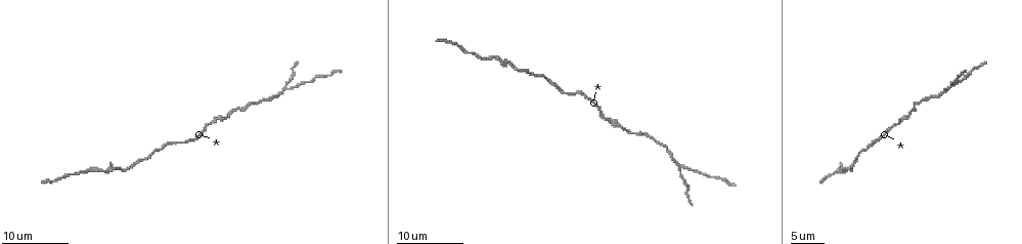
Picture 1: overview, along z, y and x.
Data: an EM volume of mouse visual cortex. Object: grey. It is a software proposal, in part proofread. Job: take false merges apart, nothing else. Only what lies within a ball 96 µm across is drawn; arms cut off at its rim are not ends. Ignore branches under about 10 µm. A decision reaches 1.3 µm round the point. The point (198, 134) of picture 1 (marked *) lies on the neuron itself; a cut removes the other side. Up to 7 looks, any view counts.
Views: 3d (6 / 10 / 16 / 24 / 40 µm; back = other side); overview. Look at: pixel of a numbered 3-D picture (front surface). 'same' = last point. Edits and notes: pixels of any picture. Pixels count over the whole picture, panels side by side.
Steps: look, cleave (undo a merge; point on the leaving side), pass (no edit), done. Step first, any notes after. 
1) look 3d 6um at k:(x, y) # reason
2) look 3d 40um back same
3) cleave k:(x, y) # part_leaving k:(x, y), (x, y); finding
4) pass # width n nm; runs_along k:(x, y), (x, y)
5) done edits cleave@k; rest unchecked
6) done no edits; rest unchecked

look 3d 16um at 1:(227, 114) # calibre changes

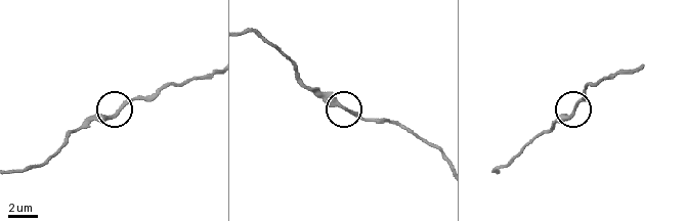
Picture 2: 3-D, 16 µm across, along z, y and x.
look 3d 10um at 2:(114, 115)

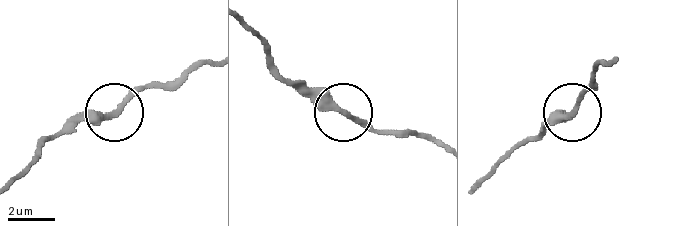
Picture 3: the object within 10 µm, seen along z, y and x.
look 3d 10um back at 3:(343, 113) # from behind

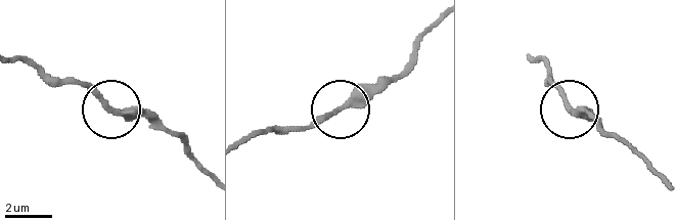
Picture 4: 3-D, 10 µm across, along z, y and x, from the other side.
pass # runs_along 4:(207, 167), (172, 132), (138, 117), (115, 115), (71, 77); one neuron here

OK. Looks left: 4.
look 3d 24um at 1:(916, 103) # thick turns thin

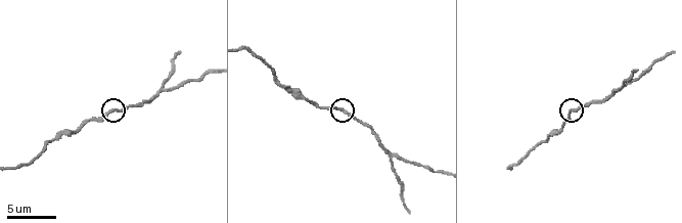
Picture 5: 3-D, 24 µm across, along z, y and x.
look 3d 6um at 5:(114, 111)

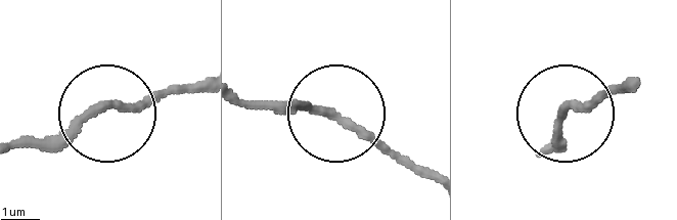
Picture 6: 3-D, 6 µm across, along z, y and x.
pass # runs_along 6:(9, 149), (58, 143), (97, 117), (182, 94); all the same neuron

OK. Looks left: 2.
look 3d 16um at 5:(393, 156) # side arm on a straight run

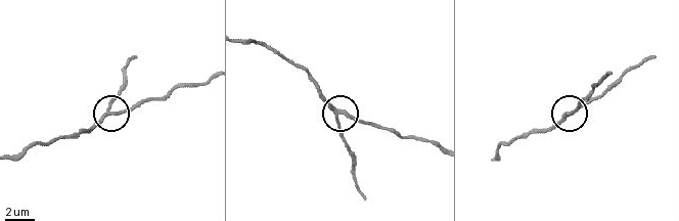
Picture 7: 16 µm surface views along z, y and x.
look 3d 16um back at 7:(343, 110)

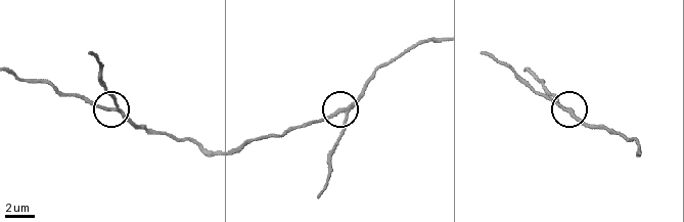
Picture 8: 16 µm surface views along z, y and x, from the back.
pass # arms 3; runs_along 8:(207, 153), (192, 143), (134, 126), (116, 110), (73, 95); all the same neuron

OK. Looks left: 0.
done no edits; rest unchecked

